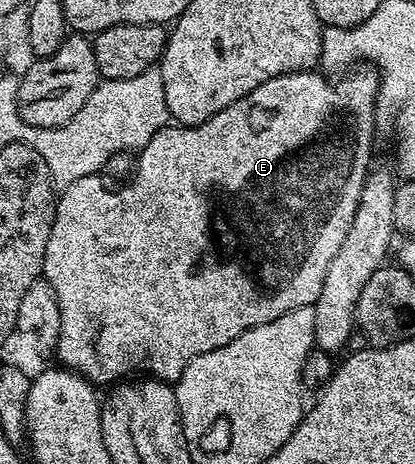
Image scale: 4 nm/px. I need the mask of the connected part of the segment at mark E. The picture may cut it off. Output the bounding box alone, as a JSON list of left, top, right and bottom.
[42,65,379,385]

